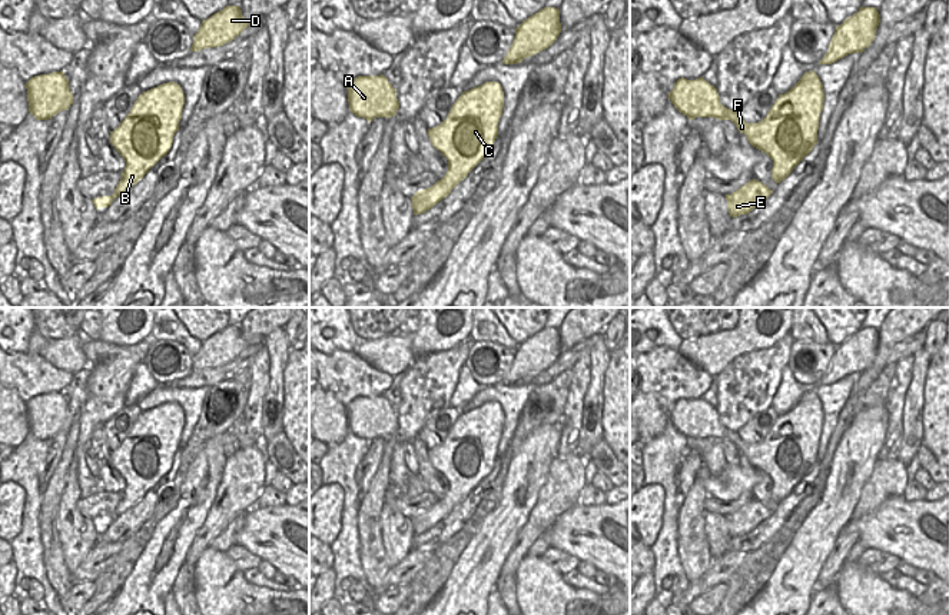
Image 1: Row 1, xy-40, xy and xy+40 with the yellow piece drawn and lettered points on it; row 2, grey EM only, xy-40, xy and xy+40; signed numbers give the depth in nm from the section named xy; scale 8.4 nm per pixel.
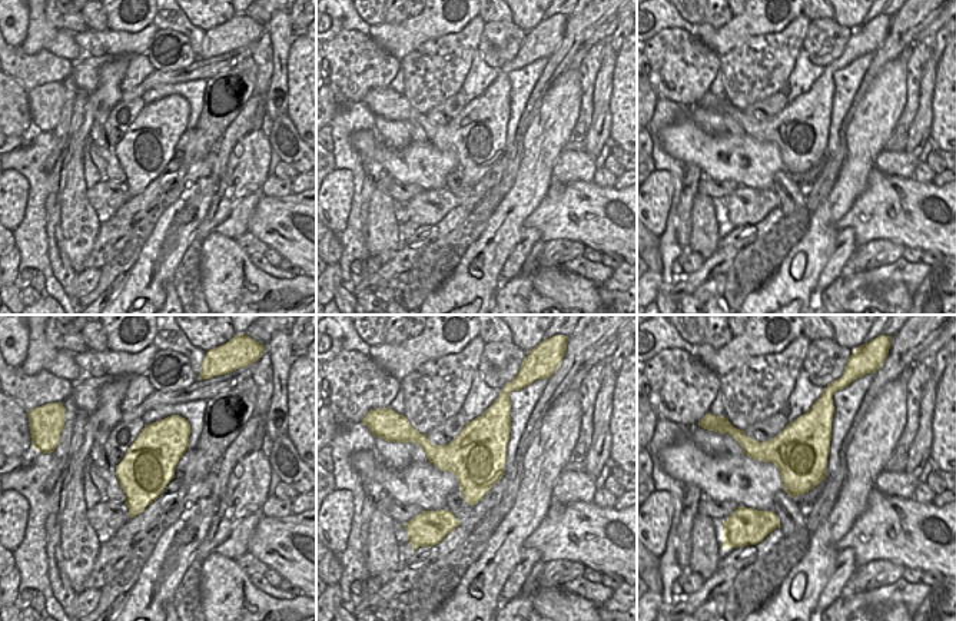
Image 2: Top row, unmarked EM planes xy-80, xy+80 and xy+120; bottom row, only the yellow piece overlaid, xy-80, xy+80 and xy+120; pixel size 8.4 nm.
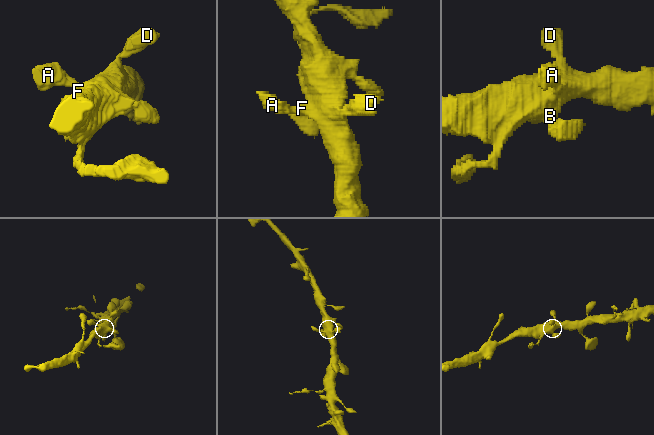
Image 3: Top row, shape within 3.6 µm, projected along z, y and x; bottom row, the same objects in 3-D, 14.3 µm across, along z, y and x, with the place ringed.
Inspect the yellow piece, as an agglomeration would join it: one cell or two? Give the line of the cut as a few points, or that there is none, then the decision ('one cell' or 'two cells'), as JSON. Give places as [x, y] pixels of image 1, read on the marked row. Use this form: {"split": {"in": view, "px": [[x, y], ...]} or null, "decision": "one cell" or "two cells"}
{"split": null, "decision": "one cell"}

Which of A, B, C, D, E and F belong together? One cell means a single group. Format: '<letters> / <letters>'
A B C D E F

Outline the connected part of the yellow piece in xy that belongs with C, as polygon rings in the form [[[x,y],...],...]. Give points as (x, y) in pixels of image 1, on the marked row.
[[[485,82],[462,94],[447,119],[428,129],[432,146],[448,160],[448,172],[434,186],[412,197],[414,215],[421,215],[447,197],[468,173],[491,153],[498,137],[504,92],[498,82]]]

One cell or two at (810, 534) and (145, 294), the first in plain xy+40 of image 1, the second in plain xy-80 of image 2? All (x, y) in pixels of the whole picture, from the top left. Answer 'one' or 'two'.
one

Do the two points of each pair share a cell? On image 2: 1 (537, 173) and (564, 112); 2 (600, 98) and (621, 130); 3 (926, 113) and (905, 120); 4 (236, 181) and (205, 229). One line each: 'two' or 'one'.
1: one
2: two
3: two
4: one

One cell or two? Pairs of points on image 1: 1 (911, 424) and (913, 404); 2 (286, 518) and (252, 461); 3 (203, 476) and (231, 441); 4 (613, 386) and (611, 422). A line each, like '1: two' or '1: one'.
1: one
2: two
3: two
4: one

